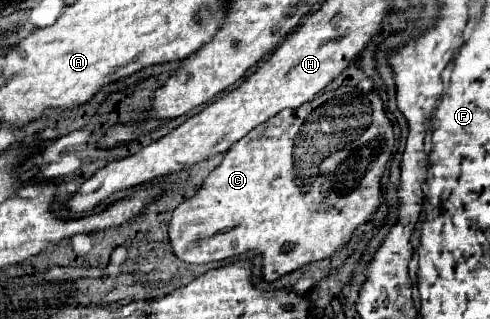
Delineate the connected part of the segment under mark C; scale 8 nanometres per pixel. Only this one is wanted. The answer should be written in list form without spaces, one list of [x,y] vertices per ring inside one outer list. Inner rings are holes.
[[[340,86],[338,90],[332,90],[328,94],[318,94],[314,100],[302,104],[300,108],[296,110],[282,110],[278,112],[276,116],[272,116],[270,120],[266,120],[264,124],[256,126],[248,136],[244,136],[242,140],[238,140],[228,152],[226,152],[226,158],[222,160],[222,164],[210,172],[210,176],[204,180],[200,192],[182,202],[174,214],[172,214],[172,220],[170,220],[170,242],[172,242],[172,248],[174,248],[174,254],[188,262],[188,264],[204,264],[204,262],[214,262],[214,260],[224,260],[224,258],[232,258],[232,256],[238,256],[238,254],[244,254],[248,250],[258,250],[262,252],[264,260],[262,260],[262,274],[268,282],[280,278],[282,274],[288,274],[300,266],[306,266],[310,262],[318,262],[318,260],[324,260],[328,256],[332,256],[334,252],[342,250],[354,230],[360,226],[360,224],[366,224],[370,220],[370,216],[378,210],[380,202],[382,202],[382,190],[380,190],[380,178],[382,178],[382,172],[388,164],[388,160],[392,158],[392,148],[394,148],[394,126],[392,122],[388,120],[386,116],[386,110],[384,110],[384,104],[382,104],[382,98],[376,94],[376,92],[364,92],[364,90],[358,90],[354,86]]]

